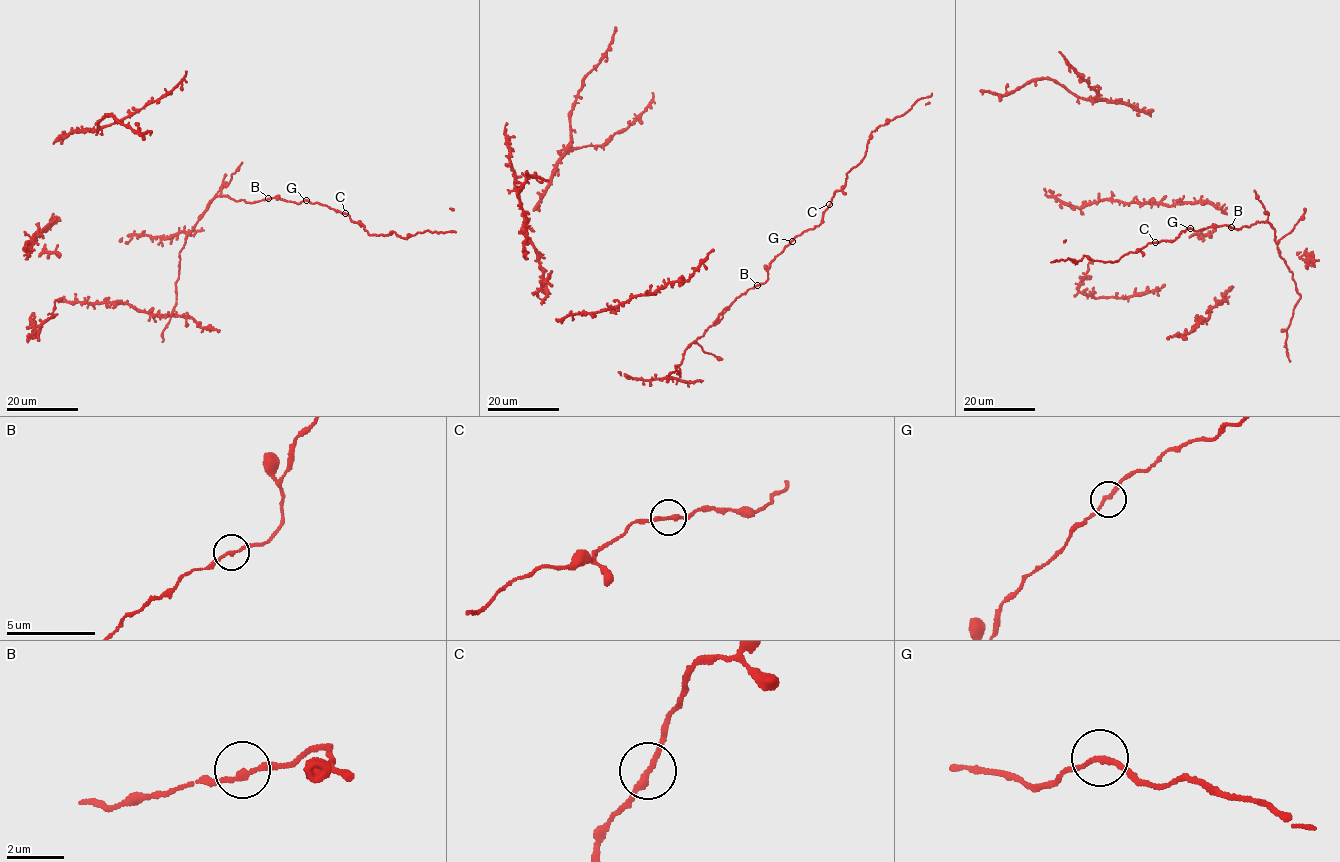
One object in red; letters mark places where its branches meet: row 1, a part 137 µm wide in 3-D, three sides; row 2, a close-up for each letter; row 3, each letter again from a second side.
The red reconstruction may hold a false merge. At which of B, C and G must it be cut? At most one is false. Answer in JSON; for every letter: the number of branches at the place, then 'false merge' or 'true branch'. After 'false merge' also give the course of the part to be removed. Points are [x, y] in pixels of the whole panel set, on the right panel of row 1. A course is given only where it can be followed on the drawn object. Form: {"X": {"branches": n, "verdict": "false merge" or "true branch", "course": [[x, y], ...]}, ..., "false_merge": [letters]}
{"B": {"branches": 2, "verdict": "true branch"}, "C": {"branches": 2, "verdict": "false merge"}, "G": {"branches": 2, "verdict": "true branch"}, "false_merge": ["C"]}

